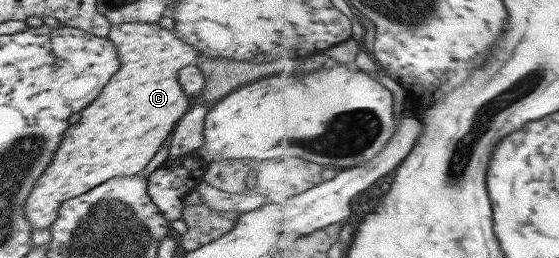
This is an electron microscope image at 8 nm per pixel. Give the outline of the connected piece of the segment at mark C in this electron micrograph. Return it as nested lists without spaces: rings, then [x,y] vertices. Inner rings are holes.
[[[140,21],[123,22],[111,25],[106,38],[117,50],[117,57],[120,62],[118,74],[112,76],[112,80],[108,80],[106,88],[100,92],[100,98],[92,100],[92,104],[88,104],[88,108],[84,108],[84,110],[80,112],[80,114],[82,114],[80,120],[78,120],[76,124],[72,124],[72,126],[64,132],[64,136],[62,136],[62,140],[60,140],[60,146],[58,146],[58,150],[54,152],[54,158],[48,163],[48,166],[44,169],[42,175],[36,179],[34,187],[30,189],[30,193],[28,193],[28,197],[26,197],[24,205],[22,205],[22,214],[24,214],[24,218],[28,219],[28,222],[31,224],[31,230],[48,228],[50,224],[52,224],[52,221],[56,219],[58,208],[64,200],[69,200],[70,198],[74,198],[74,196],[80,196],[84,194],[84,192],[88,192],[90,188],[95,188],[96,186],[103,184],[103,182],[106,182],[106,180],[114,177],[133,176],[140,172],[144,166],[150,162],[150,158],[152,158],[152,156],[162,148],[162,145],[165,144],[164,142],[166,138],[170,136],[176,121],[190,108],[190,100],[188,100],[189,96],[185,94],[178,84],[177,74],[184,66],[194,64],[196,61],[194,58],[197,58],[198,54],[197,52],[194,52],[189,44],[180,40],[173,30],[166,30],[160,27],[160,24],[158,23],[145,23]]]

